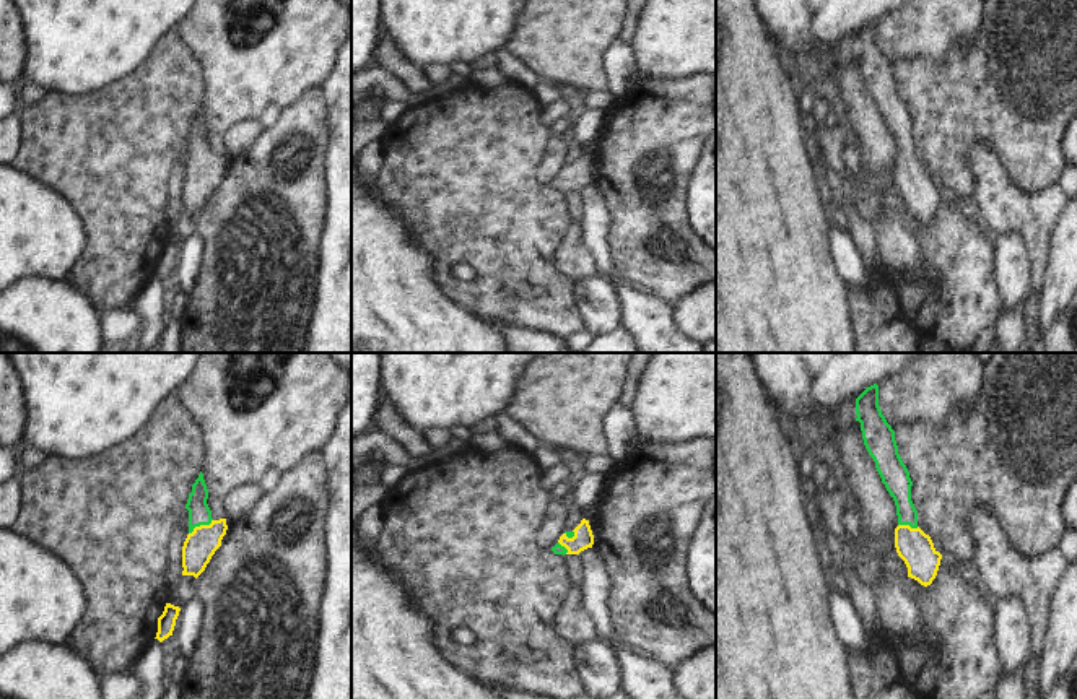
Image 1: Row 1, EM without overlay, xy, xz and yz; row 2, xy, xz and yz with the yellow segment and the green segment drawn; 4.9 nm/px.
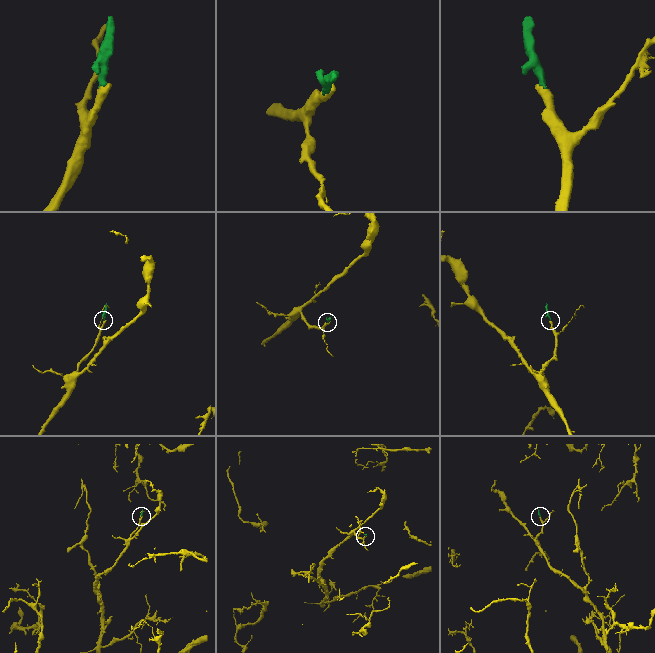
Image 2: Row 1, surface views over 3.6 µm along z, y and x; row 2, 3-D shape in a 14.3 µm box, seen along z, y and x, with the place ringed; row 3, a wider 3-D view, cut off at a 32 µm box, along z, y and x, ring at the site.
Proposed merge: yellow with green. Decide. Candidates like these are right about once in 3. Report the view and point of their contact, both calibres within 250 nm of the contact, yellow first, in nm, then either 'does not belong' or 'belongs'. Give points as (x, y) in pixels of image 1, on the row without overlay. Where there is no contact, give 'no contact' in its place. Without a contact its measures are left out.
xy (200, 161) | 160/110 nm | belongs

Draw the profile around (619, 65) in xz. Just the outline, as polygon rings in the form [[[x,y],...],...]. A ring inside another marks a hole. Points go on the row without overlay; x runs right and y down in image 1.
[[[615,39],[602,57],[605,86],[613,98],[620,98],[639,75],[628,44]]]

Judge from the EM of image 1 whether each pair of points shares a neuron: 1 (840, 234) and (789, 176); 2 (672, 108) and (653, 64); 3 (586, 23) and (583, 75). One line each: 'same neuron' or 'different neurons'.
1: different neurons
2: different neurons
3: same neuron

